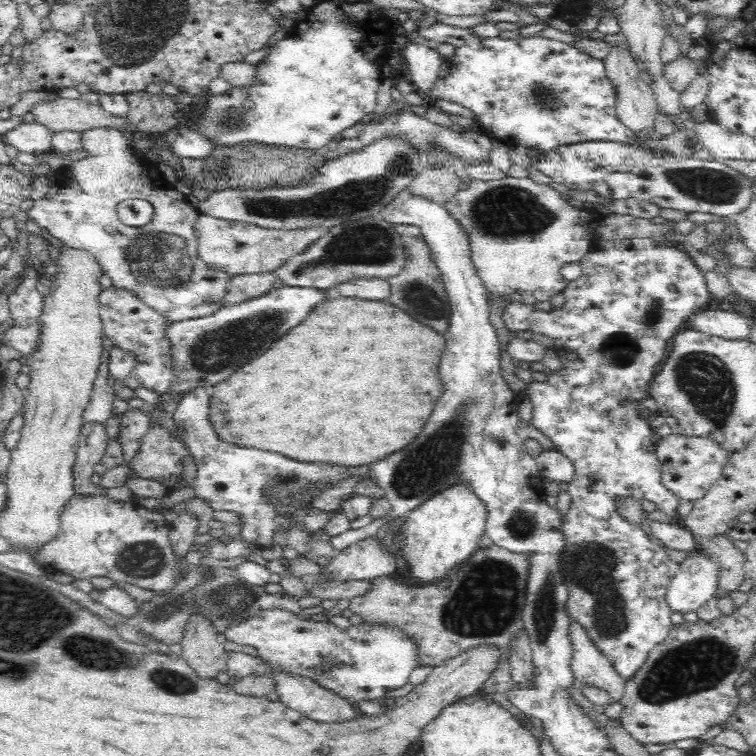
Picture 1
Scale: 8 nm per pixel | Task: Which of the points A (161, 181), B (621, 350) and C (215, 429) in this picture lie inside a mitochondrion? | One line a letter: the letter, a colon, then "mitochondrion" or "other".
A: other
B: mitochondrion
C: other

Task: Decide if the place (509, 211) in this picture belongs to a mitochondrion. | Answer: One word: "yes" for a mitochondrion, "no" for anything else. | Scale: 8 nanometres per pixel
yes

